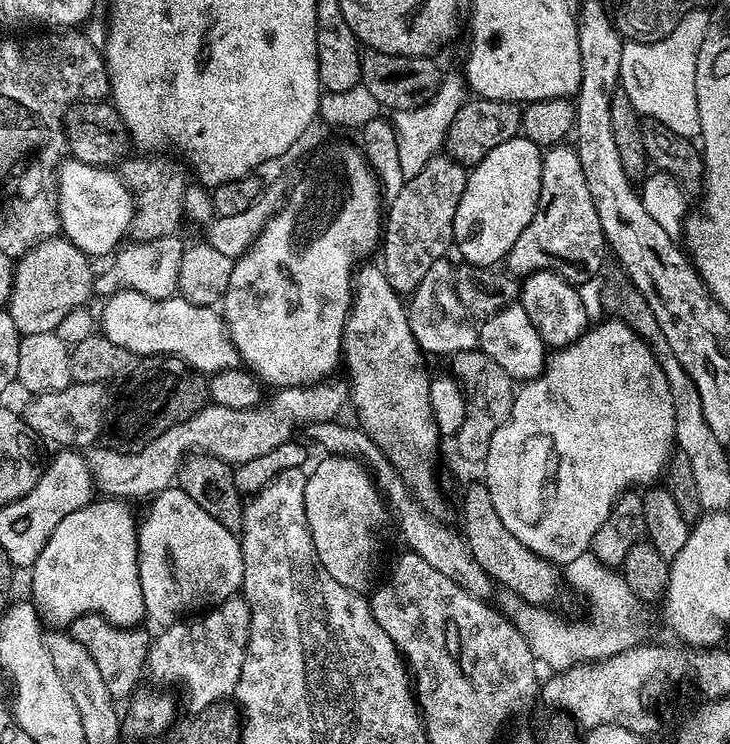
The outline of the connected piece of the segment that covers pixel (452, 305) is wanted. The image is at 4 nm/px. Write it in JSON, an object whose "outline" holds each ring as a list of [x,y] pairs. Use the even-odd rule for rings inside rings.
{"outline":[[[448,258],[435,260],[430,270],[426,270],[422,282],[418,282],[418,286],[411,292],[406,304],[410,330],[420,351],[425,354],[433,352],[434,355],[445,358],[470,350],[478,344],[477,325],[470,319],[462,302],[458,302],[458,294],[454,290],[454,264],[450,261]]]}

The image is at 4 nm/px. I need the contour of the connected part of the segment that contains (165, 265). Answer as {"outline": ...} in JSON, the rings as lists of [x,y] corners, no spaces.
{"outline":[[[167,236],[166,238],[143,240],[130,242],[124,247],[121,247],[108,262],[108,268],[100,275],[95,277],[93,281],[93,291],[100,297],[106,298],[115,292],[124,288],[138,290],[139,293],[146,294],[148,297],[153,297],[156,300],[162,300],[168,296],[175,295],[178,287],[180,262],[185,252],[185,243],[182,244],[181,237]]]}

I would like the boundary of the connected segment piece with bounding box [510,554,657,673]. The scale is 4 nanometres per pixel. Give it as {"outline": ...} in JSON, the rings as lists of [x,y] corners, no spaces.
{"outline":[[[585,554],[574,558],[574,562],[563,565],[562,576],[574,591],[578,592],[590,606],[587,620],[564,620],[552,614],[544,606],[515,603],[510,618],[516,629],[526,638],[531,654],[537,663],[548,666],[553,673],[564,672],[580,663],[605,660],[626,649],[651,643],[657,639],[656,622],[645,601],[637,597],[624,581],[619,571],[607,568],[598,558]]]}

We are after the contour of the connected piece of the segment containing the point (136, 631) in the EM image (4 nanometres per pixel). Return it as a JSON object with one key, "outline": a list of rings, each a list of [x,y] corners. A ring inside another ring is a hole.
{"outline":[[[93,612],[74,618],[70,625],[71,636],[78,642],[82,642],[86,650],[90,650],[94,662],[98,664],[98,671],[106,682],[106,690],[110,690],[114,698],[131,697],[132,693],[141,687],[140,679],[145,679],[150,643],[147,630],[149,631],[144,626],[123,628]]]}

